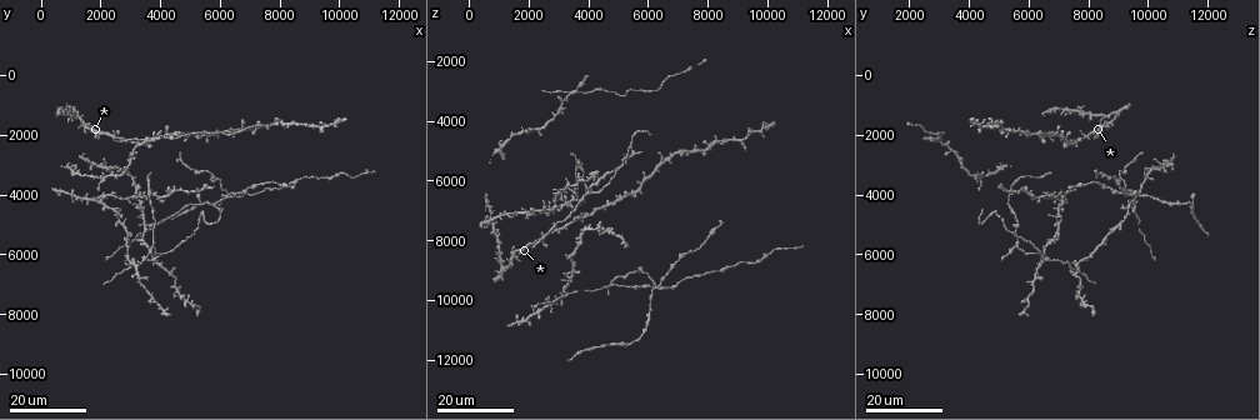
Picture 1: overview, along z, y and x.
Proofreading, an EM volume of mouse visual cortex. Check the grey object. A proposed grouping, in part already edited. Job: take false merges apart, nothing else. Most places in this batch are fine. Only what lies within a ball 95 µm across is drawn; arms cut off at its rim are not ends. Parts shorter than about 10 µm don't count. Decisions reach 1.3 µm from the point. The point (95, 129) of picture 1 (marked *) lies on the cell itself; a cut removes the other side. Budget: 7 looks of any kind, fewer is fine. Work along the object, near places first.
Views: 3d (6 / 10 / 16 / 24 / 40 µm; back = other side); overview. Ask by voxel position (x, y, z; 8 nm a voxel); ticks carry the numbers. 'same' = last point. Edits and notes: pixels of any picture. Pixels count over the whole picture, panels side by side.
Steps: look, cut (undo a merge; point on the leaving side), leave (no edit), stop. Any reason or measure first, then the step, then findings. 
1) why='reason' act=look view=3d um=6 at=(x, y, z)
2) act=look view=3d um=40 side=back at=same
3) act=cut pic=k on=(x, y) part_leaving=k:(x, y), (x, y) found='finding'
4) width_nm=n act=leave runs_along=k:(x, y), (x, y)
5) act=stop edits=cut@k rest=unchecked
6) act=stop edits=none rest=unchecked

why='four or more arms meet' act=look view=3d um=24 at=(1900, 4100, 7100)

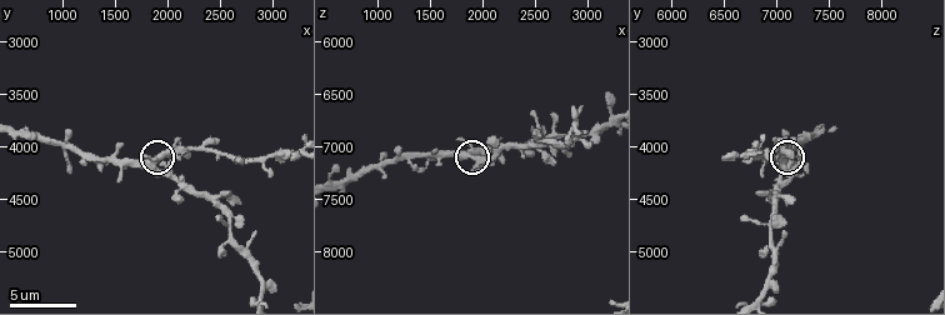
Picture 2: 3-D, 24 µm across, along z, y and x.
why='closer look' act=look view=3d um=10 at=(1840, 4120, 7060)

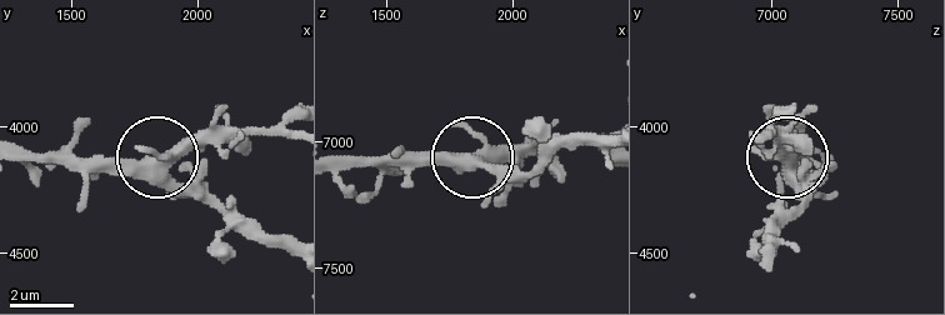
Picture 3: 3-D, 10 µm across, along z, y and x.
act=leave found='continuous, no second cell'

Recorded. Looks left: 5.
why='three arms meet' act=look view=3d um=16 at=(4000, 6000, 6400)

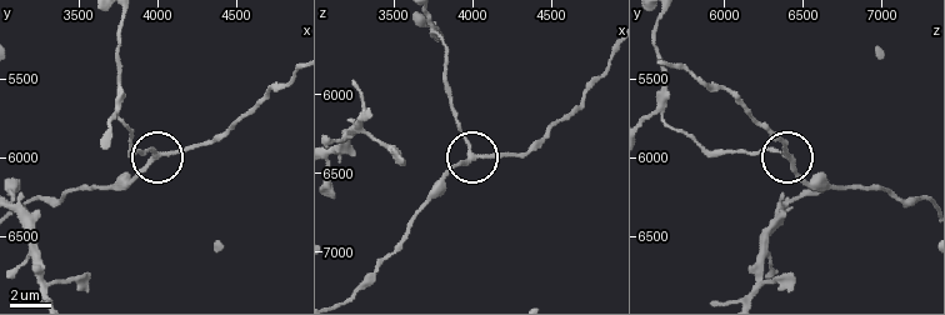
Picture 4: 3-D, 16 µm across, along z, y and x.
act=look view=3d um=6 at=(3980, 6000, 6420)

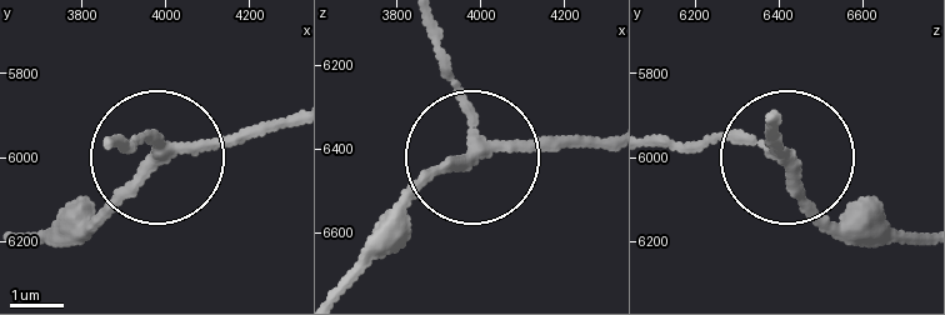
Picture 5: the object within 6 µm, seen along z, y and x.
arms=3 act=leave runs_along=5:(426, 26), (470, 156), (600, 146) found='all the same cell'

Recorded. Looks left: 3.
why='four-way junction' act=look view=3d um=24 at=(3800, 6300, 7800)

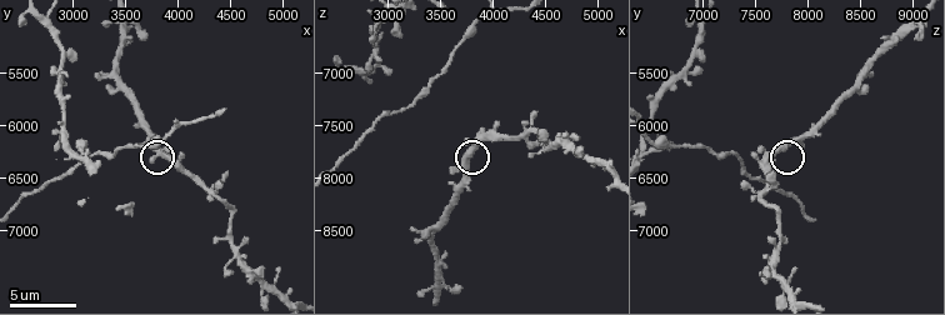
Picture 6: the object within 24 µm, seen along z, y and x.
act=look view=3d um=6 at=(3860, 6260, 7680)

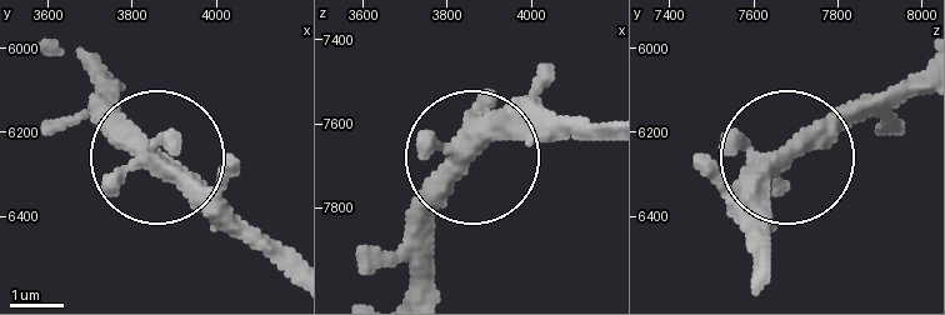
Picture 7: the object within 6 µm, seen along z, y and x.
arms=4 act=leave found='one cell here'

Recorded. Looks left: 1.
act=stop edits=none rest=unchecked

